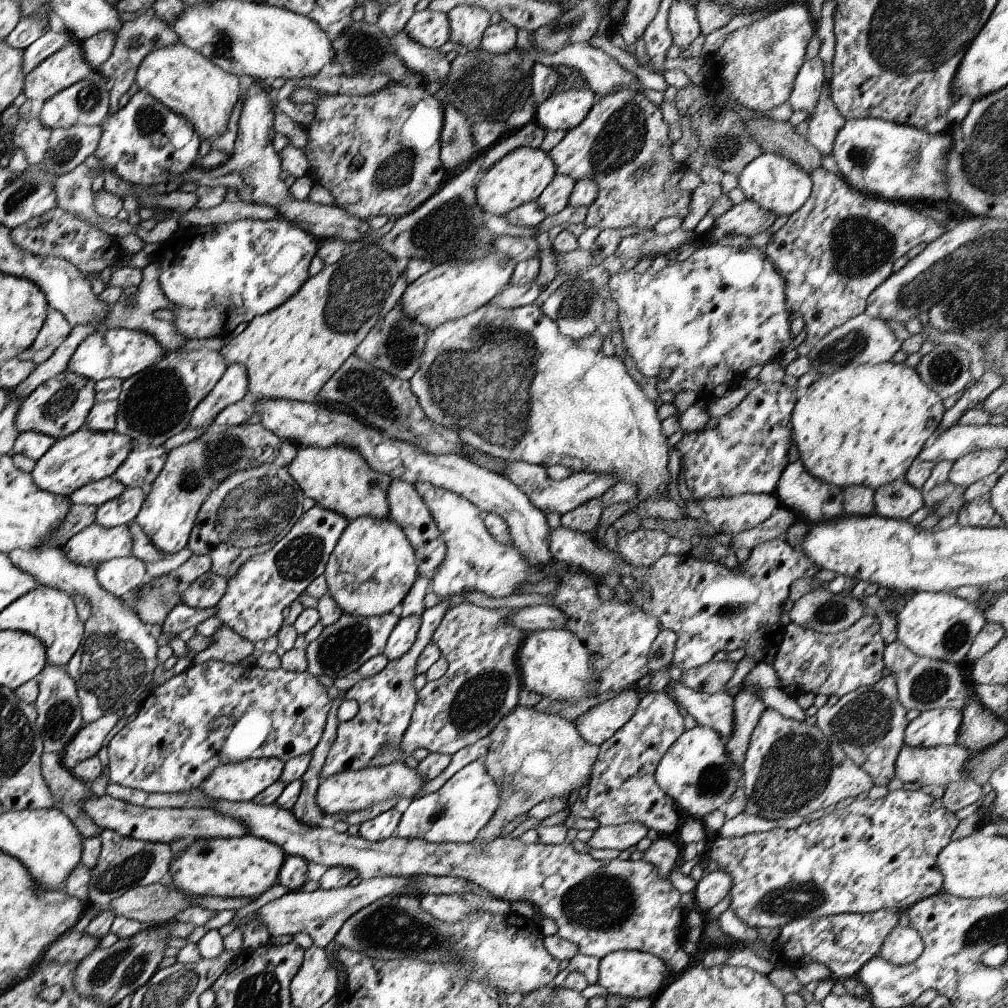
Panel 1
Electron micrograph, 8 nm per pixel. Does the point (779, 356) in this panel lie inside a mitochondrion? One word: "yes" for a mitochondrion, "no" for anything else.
no

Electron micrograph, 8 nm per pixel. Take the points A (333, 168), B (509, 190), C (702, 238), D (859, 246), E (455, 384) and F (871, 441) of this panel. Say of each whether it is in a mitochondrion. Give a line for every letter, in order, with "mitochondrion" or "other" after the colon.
A: other
B: other
C: other
D: mitochondrion
E: mitochondrion
F: other

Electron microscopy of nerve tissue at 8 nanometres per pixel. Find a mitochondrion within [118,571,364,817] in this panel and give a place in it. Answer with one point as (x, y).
(158, 599)

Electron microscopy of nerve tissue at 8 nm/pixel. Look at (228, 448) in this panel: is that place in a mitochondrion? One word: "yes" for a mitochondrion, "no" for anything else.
yes

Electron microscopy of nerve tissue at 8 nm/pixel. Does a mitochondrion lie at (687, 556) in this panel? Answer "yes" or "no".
no

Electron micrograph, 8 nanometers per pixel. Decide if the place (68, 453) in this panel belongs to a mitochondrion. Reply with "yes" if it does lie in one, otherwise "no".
no

